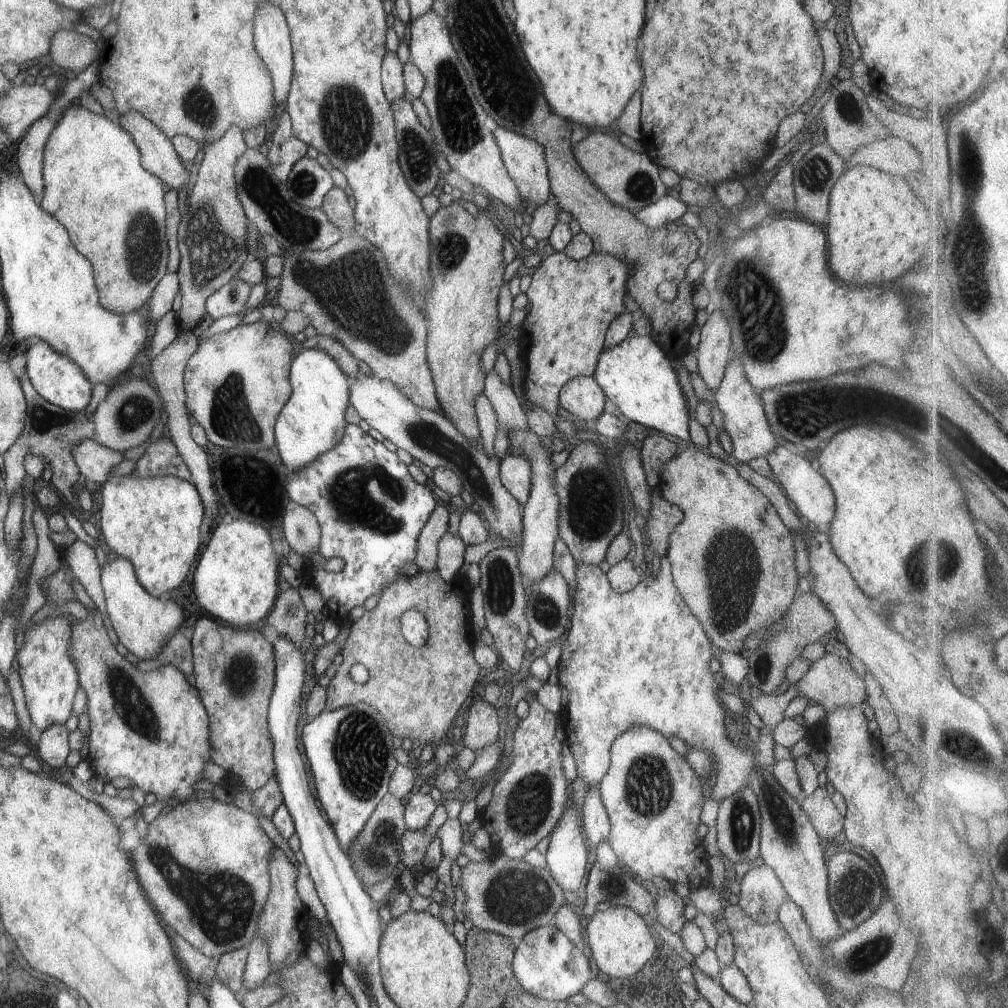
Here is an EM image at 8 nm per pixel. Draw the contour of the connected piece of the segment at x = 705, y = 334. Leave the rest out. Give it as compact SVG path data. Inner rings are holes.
M716 307L700 329L695 351L698 376L709 390L715 391L731 357L730 328L723 311Z

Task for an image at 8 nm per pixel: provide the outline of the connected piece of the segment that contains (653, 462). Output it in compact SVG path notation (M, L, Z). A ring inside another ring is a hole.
M655 434L645 437L638 447L645 484L650 489L657 489L659 468L675 455L677 448L674 443L665 442L661 436Z

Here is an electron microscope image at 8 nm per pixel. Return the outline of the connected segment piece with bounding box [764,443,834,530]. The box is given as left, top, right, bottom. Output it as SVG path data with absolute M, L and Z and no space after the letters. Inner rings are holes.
M781 443L777 444L764 457L767 459L771 472L775 475L777 484L788 501L795 506L795 510L801 514L802 520L808 526L825 530L833 520L834 496L824 476L817 473L806 459L788 452Z

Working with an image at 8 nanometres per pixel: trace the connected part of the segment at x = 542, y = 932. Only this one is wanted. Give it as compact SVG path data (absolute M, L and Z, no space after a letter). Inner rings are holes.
M553 924L543 925L526 932L515 941L512 971L523 990L548 1001L565 1001L580 992L591 979L589 964L579 945L573 944Z

